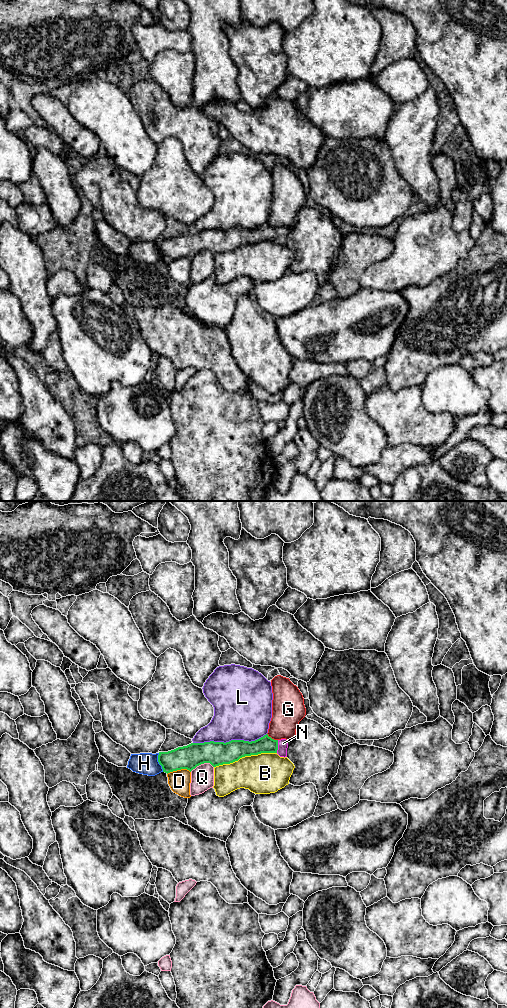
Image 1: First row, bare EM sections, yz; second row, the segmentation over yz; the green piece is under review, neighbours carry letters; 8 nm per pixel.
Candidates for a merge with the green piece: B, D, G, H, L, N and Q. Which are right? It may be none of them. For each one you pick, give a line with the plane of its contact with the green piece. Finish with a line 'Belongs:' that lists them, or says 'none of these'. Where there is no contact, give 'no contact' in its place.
N: contact in yz
Belongs: N

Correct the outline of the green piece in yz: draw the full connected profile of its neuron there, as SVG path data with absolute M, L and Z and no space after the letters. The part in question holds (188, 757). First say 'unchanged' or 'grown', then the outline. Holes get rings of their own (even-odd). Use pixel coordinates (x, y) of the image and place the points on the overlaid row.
grown | M268 734L255 741L231 740L229 742L191 743L168 752L159 752L158 762L163 772L187 769L210 763L213 767L230 764L240 758L261 753L277 753L287 757L288 740L274 740Z

